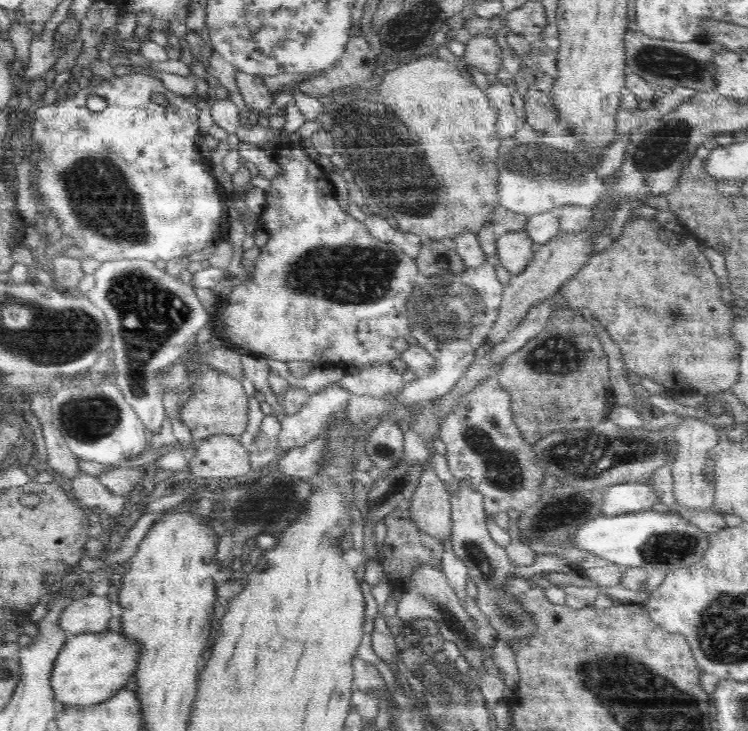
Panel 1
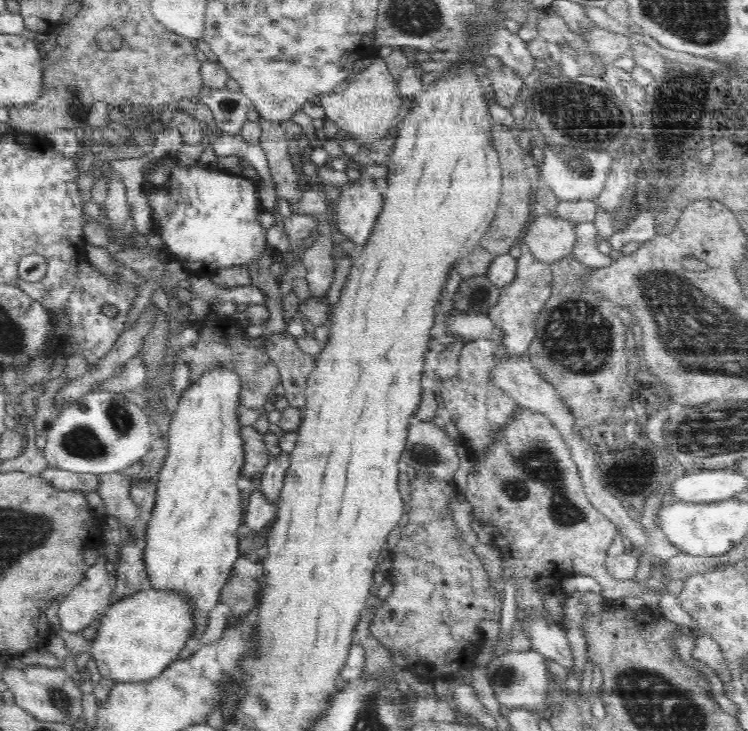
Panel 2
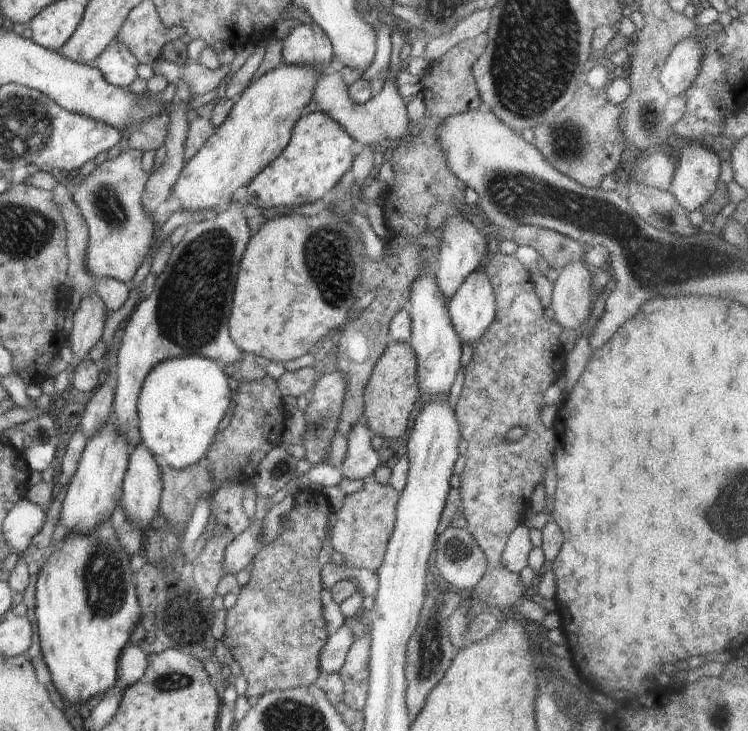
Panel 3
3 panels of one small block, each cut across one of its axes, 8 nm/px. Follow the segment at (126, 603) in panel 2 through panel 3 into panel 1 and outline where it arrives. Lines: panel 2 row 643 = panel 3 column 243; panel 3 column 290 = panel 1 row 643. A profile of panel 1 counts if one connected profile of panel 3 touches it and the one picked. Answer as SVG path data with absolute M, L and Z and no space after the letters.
M88 632L69 636L54 661L50 688L56 701L67 707L89 706L105 702L122 689L137 669L139 642L122 634Z

